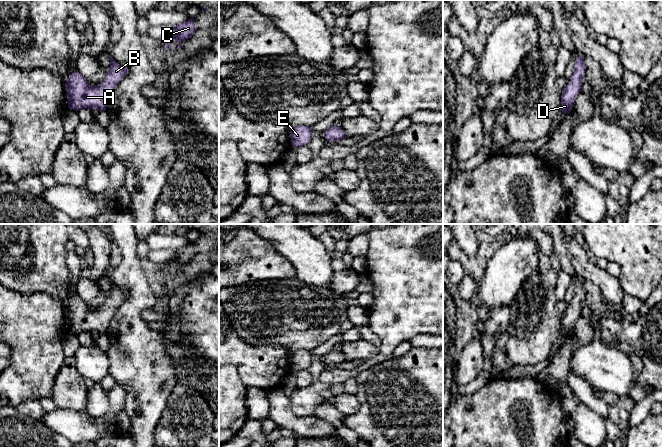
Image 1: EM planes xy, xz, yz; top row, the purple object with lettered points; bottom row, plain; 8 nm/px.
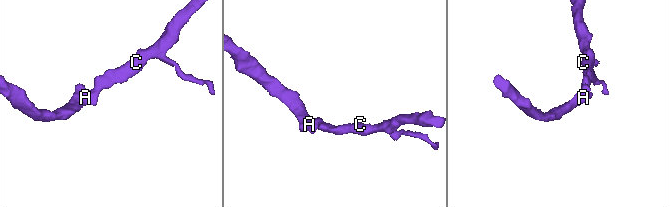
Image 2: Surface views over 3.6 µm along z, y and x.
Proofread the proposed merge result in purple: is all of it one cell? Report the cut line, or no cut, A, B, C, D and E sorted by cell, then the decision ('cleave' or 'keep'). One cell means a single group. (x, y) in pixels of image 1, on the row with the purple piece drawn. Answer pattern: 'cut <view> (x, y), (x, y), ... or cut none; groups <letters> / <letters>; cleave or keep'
cut none; groups A B C D E; keep

